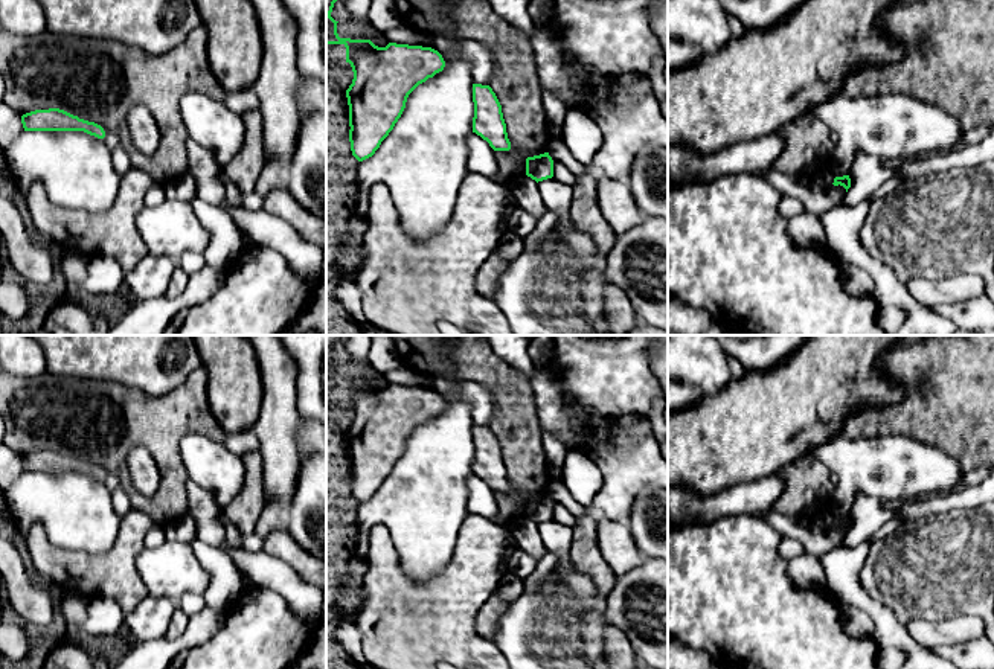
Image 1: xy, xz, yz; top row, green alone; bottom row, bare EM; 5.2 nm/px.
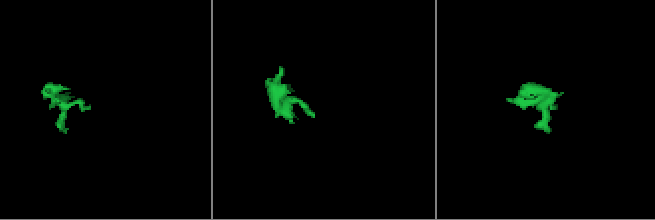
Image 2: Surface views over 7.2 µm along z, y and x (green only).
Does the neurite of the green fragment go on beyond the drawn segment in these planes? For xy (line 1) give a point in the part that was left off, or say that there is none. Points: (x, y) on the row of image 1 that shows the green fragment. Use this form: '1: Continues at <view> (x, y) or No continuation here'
1: No continuation here

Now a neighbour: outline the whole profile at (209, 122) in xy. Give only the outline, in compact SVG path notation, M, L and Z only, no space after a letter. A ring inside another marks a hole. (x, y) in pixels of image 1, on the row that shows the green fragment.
M192 91L181 98L180 114L189 137L207 149L221 168L242 149L245 123L224 102Z

